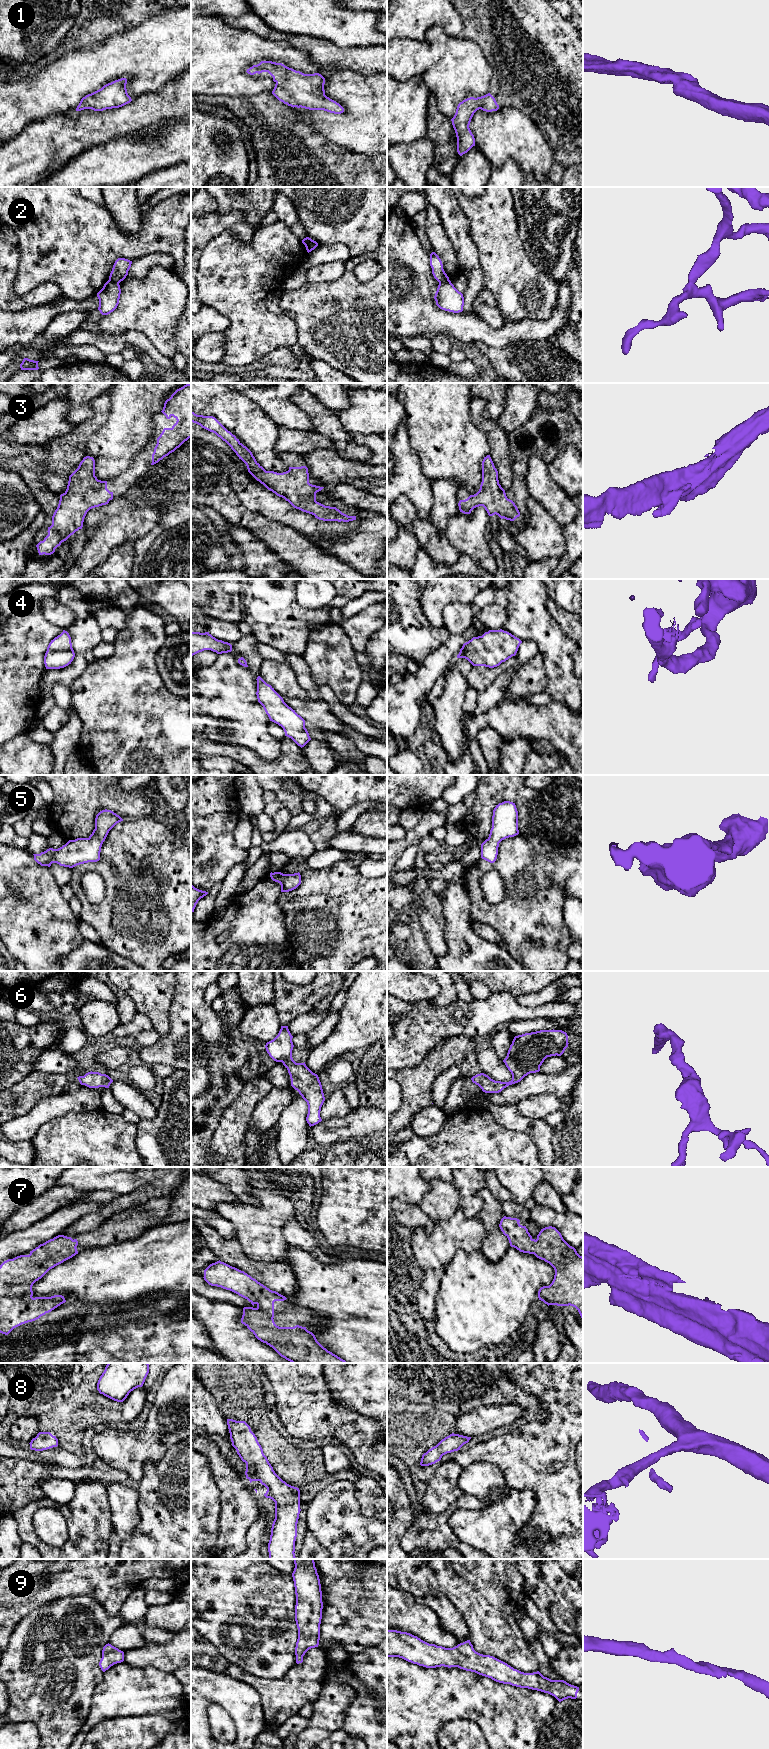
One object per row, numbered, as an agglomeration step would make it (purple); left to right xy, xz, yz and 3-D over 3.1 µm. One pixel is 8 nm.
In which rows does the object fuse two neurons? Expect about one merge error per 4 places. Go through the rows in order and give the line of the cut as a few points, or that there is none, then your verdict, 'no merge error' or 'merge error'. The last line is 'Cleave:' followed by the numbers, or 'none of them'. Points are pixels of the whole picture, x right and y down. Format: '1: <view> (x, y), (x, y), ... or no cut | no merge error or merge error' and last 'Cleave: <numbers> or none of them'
1: no cut | no merge error
2: xy (109, 279), (118, 283) | merge error
3: no cut | no merge error
4: no cut | no merge error
5: no cut | no merge error
6: no cut | no merge error
7: no cut | no merge error
8: no cut | no merge error
9: no cut | no merge error
Cleave: 2

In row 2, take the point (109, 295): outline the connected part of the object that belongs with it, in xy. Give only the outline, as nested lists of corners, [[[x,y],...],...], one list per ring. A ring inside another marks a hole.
[[[108,280],[104,284],[103,288],[97,293],[99,299],[98,310],[102,315],[108,315],[117,308],[120,294],[119,283]]]

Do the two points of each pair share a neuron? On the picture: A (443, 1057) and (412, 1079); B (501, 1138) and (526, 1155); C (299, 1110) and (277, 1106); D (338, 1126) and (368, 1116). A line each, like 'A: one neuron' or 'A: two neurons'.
A: one neuron
B: one neuron
C: two neurons
D: one neuron

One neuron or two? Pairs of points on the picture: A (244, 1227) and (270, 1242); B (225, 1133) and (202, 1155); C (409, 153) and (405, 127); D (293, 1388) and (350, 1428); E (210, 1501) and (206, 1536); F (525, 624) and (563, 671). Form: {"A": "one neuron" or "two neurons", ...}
{"A": "one neuron", "B": "two neurons", "C": "two neurons", "D": "one neuron", "E": "one neuron", "F": "one neuron"}

